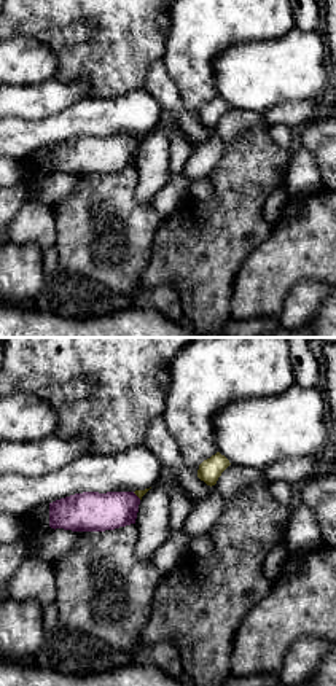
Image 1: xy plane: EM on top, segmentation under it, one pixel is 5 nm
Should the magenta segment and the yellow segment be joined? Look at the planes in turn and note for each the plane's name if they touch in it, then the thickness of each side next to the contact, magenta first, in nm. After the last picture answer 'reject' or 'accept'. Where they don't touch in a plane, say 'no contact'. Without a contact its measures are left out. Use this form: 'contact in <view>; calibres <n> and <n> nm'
contact in xy; calibres 200 and 40 nm

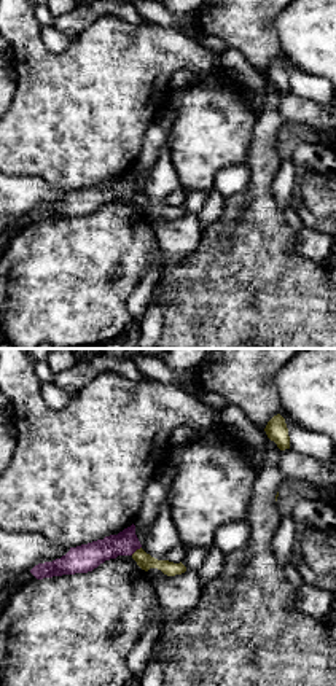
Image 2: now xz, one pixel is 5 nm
contact in xz; calibres 130 and 80 nm

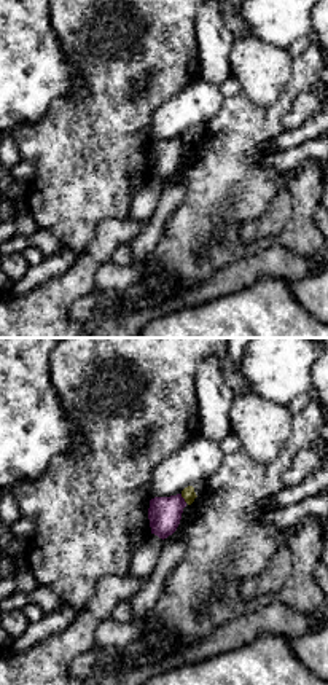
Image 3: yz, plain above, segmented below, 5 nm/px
contact in yz; calibres 170 and 70 nm

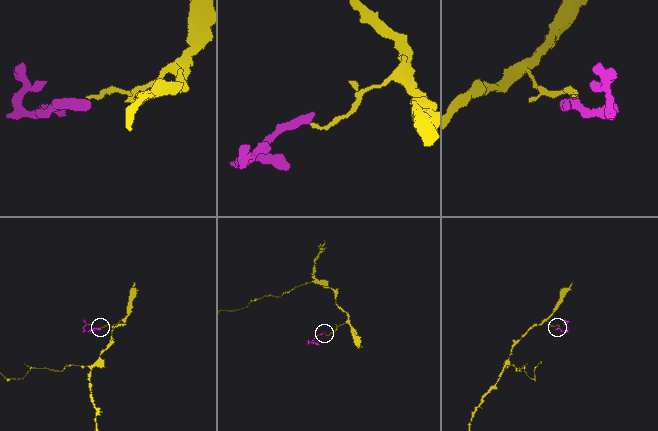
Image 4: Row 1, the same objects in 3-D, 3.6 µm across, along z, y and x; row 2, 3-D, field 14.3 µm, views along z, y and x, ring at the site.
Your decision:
reject

